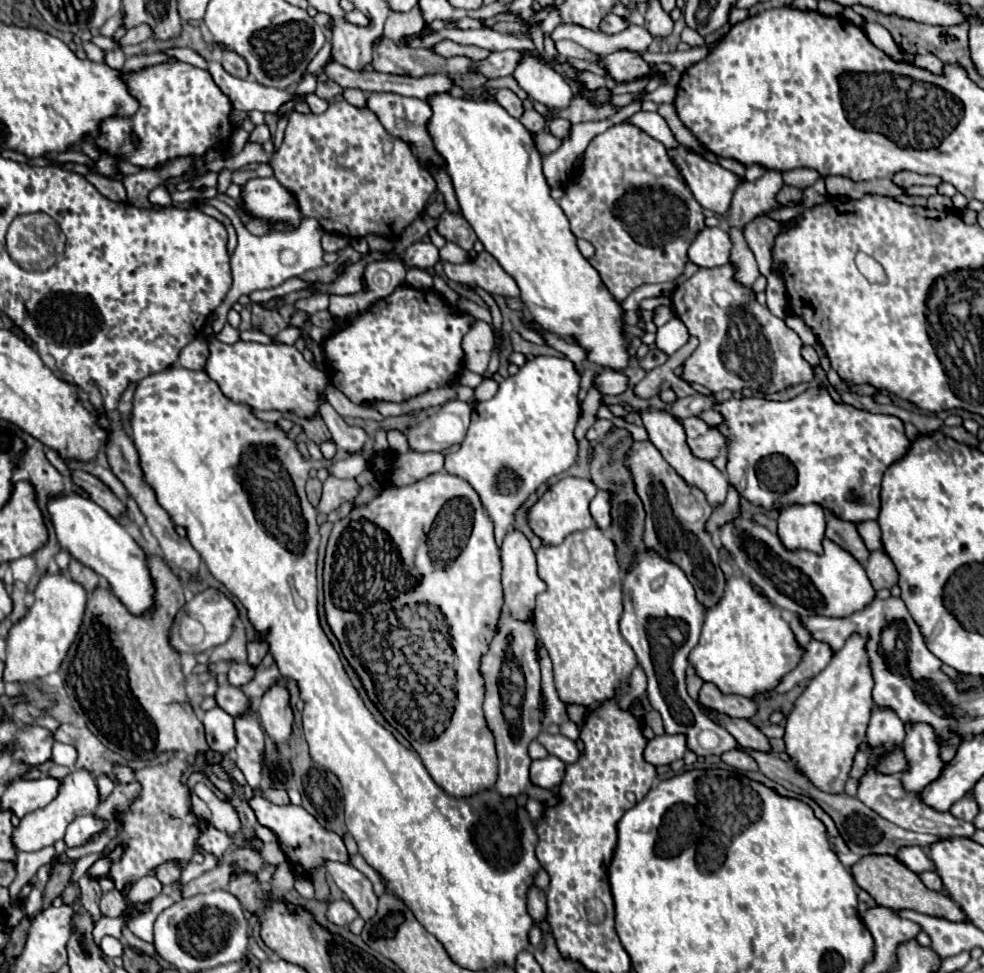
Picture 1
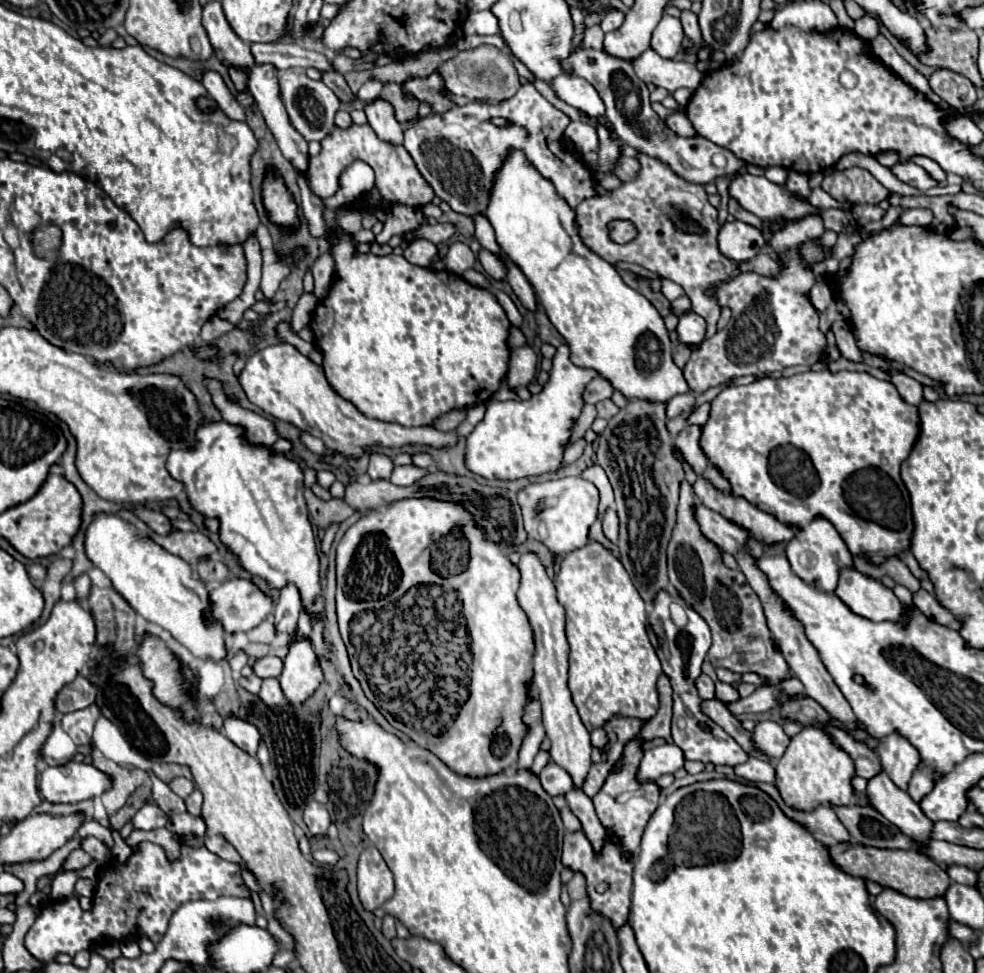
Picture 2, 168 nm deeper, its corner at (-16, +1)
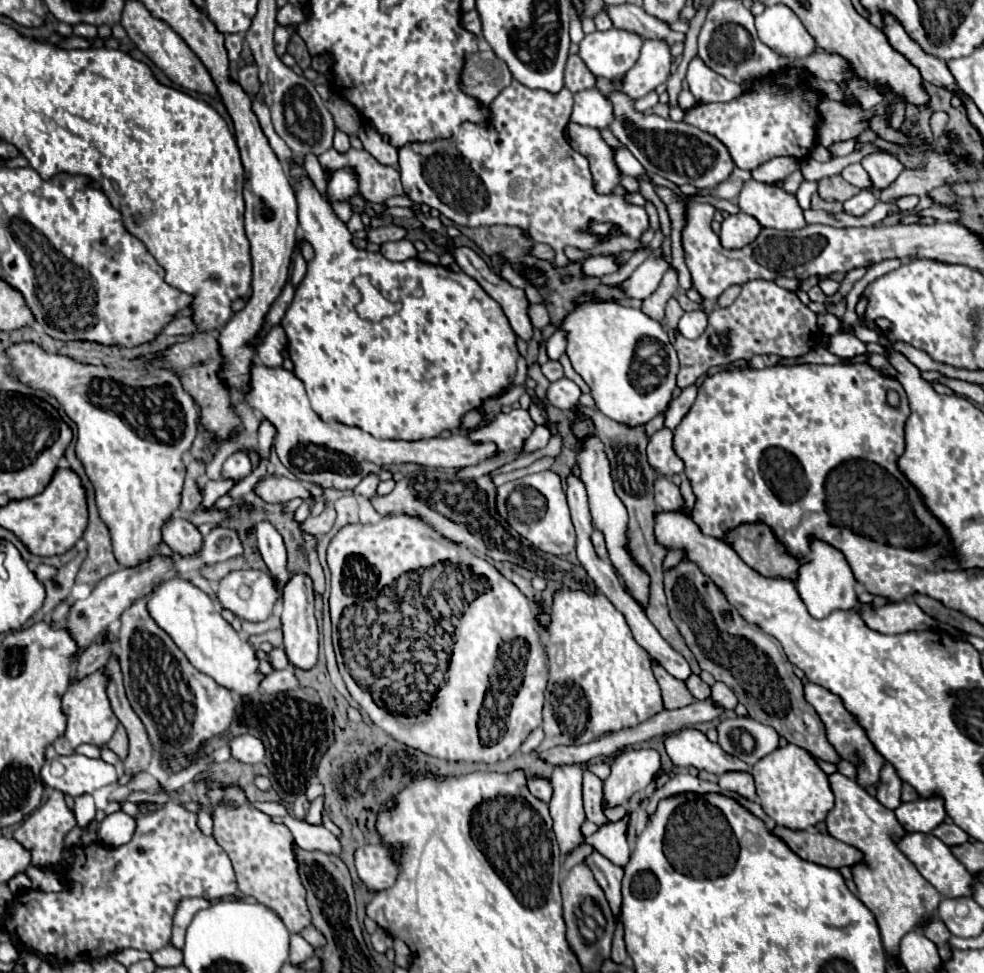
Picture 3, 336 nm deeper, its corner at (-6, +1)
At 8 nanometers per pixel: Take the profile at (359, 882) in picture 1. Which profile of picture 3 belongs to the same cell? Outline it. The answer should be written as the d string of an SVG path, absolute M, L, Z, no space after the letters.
M378 928L378 930L372 934L370 942L372 942L372 948L374 948L378 954L384 954L388 948L392 948L392 936L390 936L386 930L382 930L382 928Z

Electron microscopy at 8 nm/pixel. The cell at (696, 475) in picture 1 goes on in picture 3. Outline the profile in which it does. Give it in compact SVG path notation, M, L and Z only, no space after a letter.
M744 524L730 532L724 542L730 544L758 574L794 582L794 574L798 574L798 562L778 546L766 524Z

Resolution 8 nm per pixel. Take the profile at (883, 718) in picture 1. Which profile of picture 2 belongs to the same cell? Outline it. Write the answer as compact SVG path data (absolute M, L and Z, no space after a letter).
M888 734L880 738L880 744L876 748L884 772L892 778L892 782L906 790L908 780L912 778L912 772L920 766L920 754L918 750L902 736L902 734Z

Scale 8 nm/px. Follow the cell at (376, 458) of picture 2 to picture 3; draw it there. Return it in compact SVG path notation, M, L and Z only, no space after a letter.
M370 474L370 476L366 476L356 488L354 488L354 494L356 496L364 496L364 498L372 498L372 496L376 496L376 486L378 486L378 476L374 476L374 474Z

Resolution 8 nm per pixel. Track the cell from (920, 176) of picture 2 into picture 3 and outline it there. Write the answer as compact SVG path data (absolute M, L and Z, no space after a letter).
M868 154L862 158L862 168L870 174L870 182L876 186L876 188L886 188L890 186L898 174L904 170L904 166L894 158L894 156L888 156L888 154Z

